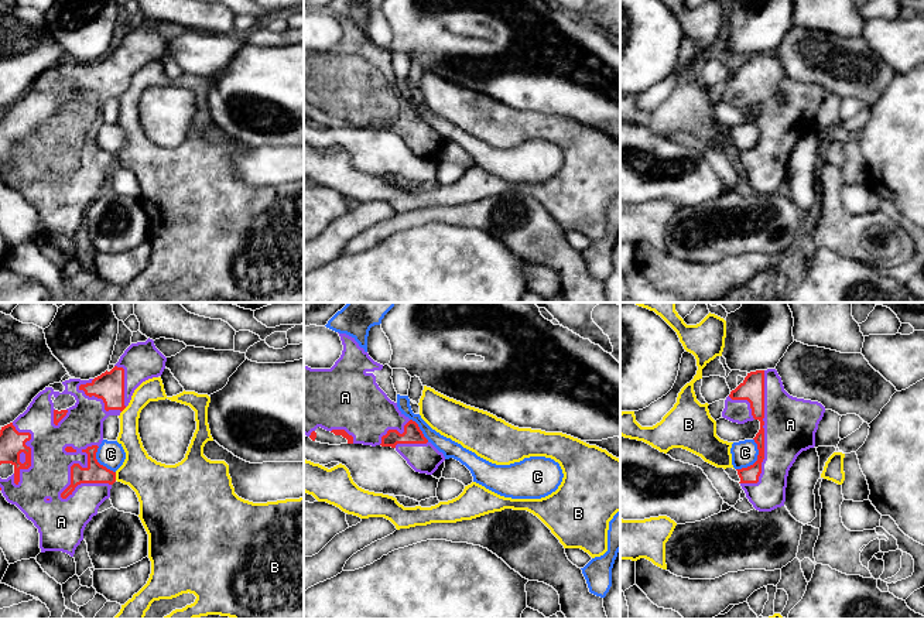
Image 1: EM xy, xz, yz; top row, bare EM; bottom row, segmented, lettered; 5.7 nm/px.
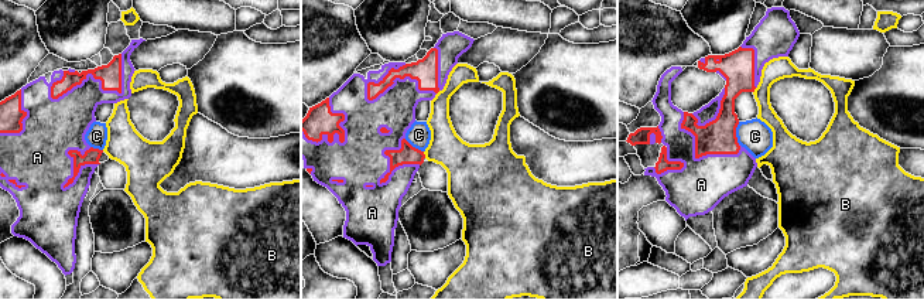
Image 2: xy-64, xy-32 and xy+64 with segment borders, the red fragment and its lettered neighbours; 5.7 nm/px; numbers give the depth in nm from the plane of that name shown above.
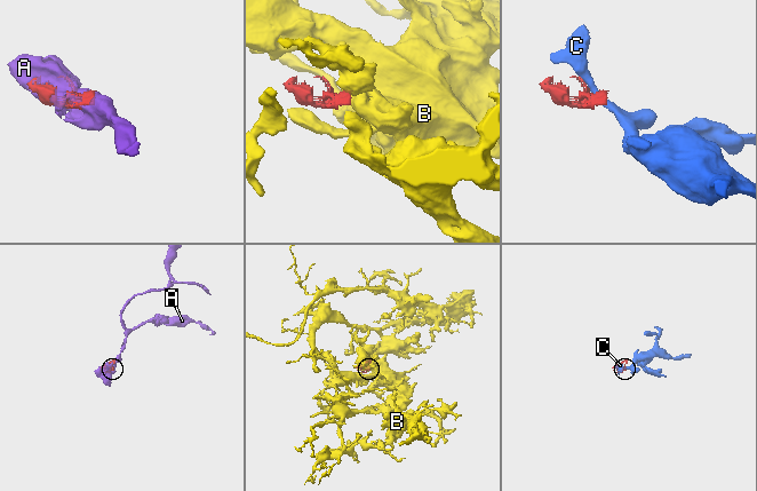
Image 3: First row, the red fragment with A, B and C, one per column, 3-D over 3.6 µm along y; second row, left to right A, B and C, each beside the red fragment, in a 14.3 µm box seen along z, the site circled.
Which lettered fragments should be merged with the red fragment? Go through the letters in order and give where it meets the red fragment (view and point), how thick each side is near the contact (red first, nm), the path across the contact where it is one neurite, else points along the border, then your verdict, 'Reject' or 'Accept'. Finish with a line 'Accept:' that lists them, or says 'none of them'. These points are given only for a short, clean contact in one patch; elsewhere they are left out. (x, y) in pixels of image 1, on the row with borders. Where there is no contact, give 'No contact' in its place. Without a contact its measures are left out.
A: Touches red at xy (75, 464). Thickness 120 nm (red) against 240 nm. Accept
B: Touches red at xy (115, 476). Thickness 120 nm (red) against 260 nm. Reject
C: Touches red at yz (757, 460). Thickness 100 nm (red) against 140 nm. Boundary: yz (753, 438), (757, 447), (757, 458), (752, 464), (736, 469). Reject
Accept: A

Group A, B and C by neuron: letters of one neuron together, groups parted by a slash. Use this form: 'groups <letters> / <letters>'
groups A / B / C

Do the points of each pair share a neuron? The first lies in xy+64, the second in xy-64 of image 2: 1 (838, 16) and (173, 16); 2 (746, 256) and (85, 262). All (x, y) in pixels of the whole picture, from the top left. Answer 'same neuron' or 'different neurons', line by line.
1: same neuron
2: different neurons

